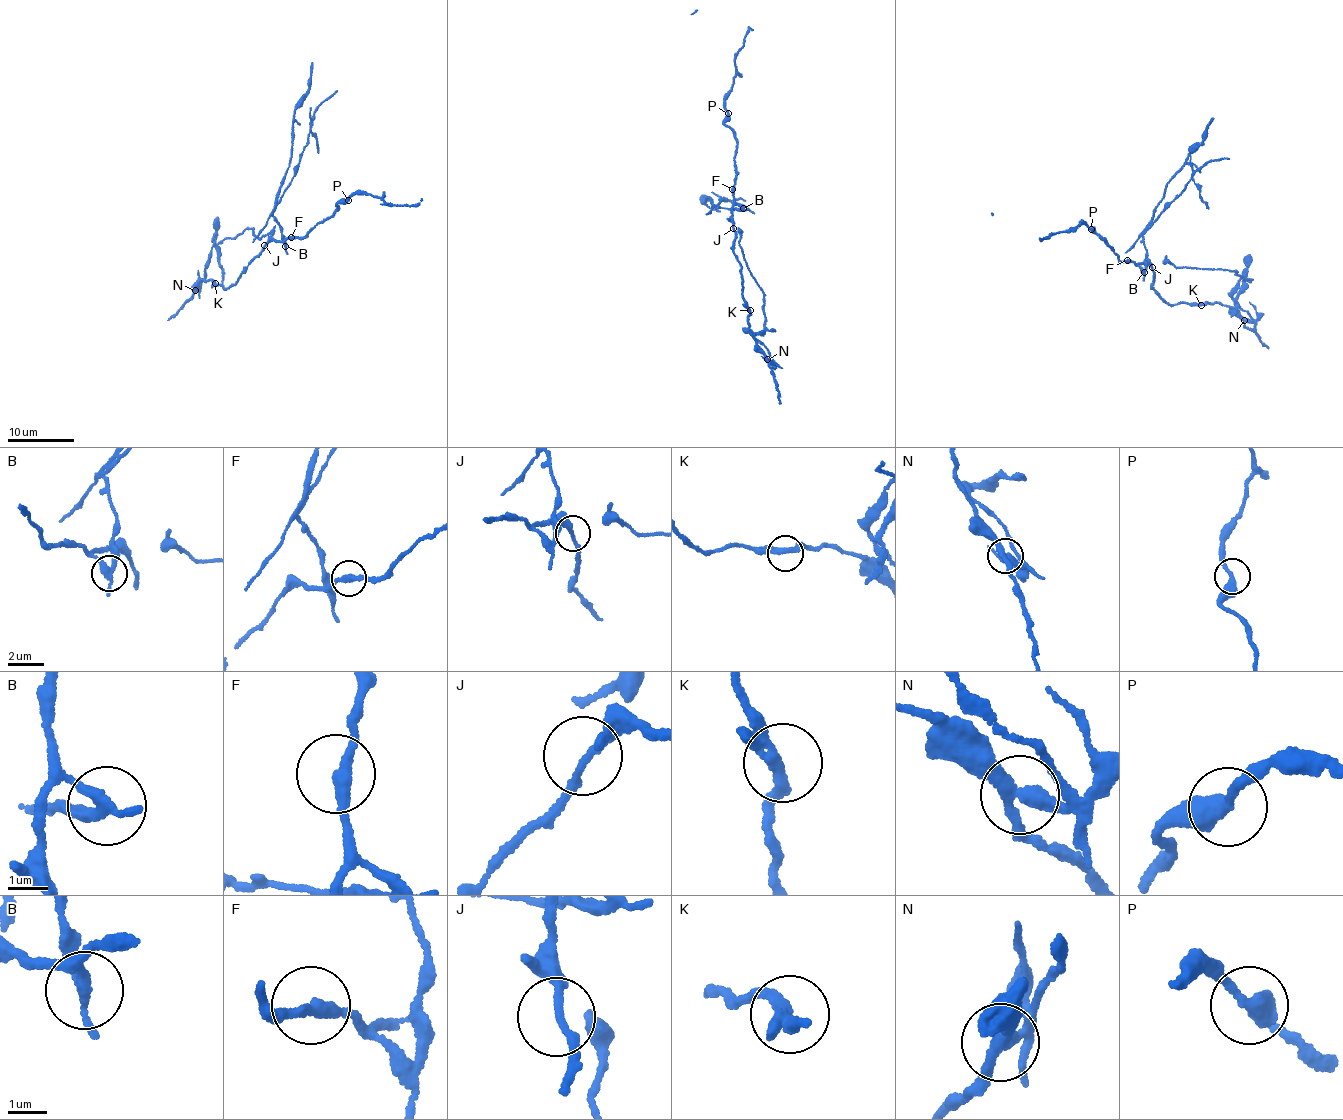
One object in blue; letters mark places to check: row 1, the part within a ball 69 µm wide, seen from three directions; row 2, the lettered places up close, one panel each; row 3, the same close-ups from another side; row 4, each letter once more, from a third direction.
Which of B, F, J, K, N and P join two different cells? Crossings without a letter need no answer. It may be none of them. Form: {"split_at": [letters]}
{"split_at": ["B", "N"]}

